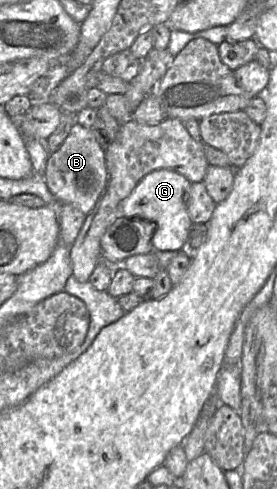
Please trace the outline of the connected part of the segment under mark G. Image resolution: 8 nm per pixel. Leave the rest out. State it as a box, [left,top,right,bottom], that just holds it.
[120,169,192,251]

